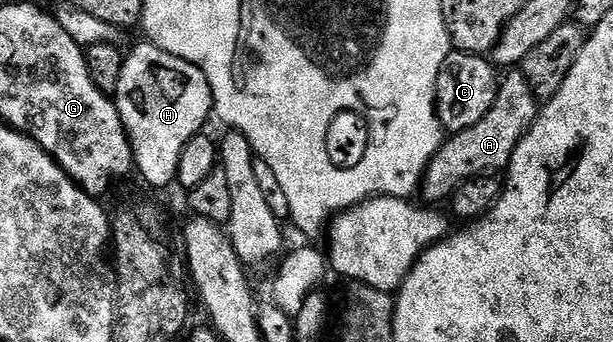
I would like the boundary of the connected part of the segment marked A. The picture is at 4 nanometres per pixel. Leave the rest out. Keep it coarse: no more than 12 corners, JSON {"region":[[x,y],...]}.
{"region":[[521,70],[484,121],[453,132],[420,195],[445,204],[468,177],[502,173],[538,118]]}

